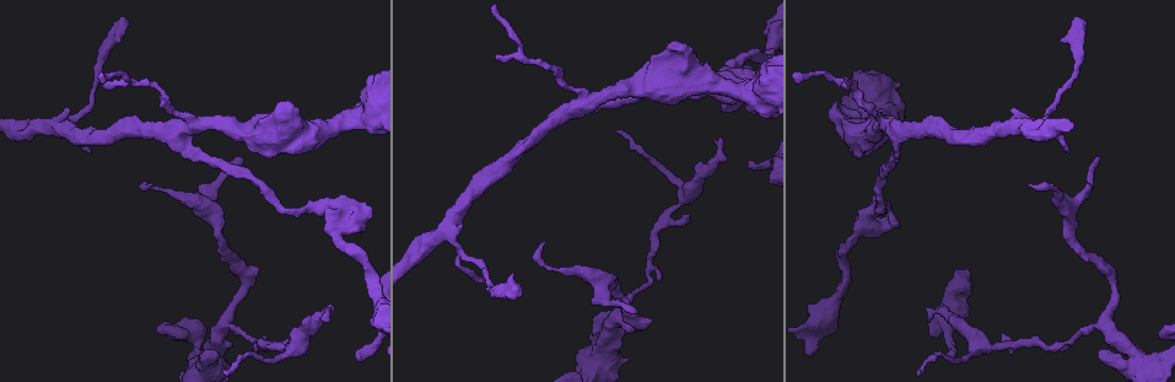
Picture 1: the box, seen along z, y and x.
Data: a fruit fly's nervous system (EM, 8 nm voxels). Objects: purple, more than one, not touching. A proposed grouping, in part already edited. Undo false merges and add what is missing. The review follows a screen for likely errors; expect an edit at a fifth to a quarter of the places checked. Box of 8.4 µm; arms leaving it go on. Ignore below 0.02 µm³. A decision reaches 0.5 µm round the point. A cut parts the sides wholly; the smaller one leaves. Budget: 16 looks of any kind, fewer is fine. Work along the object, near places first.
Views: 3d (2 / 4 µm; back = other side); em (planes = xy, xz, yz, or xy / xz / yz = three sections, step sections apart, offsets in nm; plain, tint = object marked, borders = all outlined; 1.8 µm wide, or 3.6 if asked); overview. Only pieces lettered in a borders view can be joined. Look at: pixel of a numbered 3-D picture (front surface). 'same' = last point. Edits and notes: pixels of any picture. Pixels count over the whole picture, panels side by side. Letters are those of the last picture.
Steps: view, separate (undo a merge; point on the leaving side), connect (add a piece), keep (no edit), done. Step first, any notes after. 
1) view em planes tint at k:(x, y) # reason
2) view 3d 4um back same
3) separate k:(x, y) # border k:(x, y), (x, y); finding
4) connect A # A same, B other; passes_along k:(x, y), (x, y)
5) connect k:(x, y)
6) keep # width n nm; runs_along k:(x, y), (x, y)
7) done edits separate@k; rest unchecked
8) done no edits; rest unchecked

view 3d 2um at 1:(451, 221) # branch point

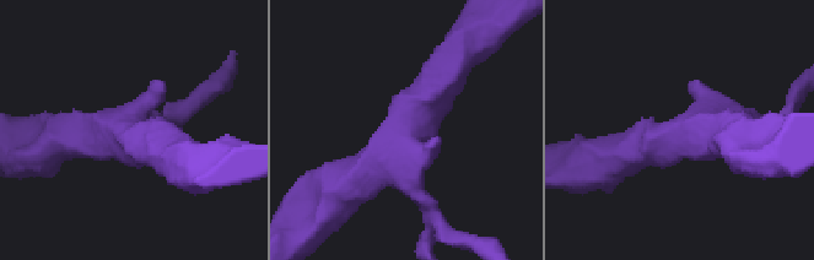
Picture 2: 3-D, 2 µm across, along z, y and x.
view em xz step 8 tint at 2:(406, 132) # now the EM

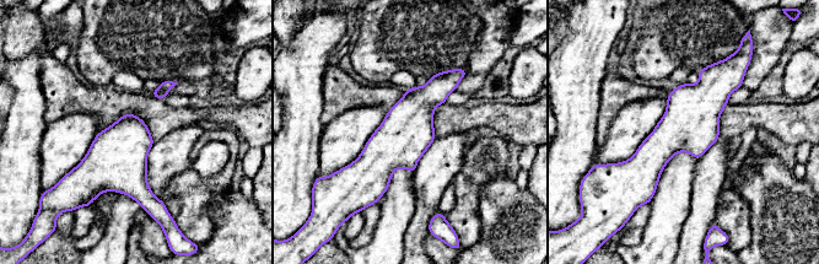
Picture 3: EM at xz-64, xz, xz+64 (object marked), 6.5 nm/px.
view em planes borders same

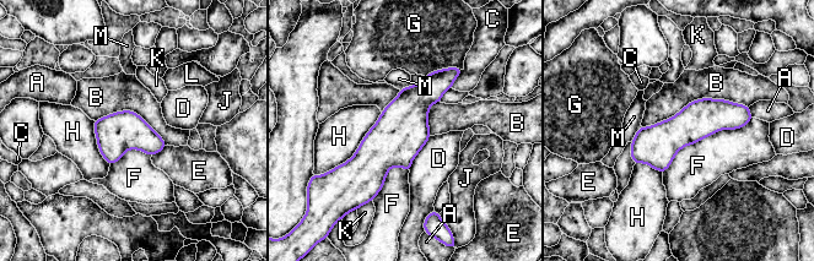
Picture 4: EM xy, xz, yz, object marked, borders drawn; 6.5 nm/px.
keep # A other, B other, C other, D other, E other, F other, G other, H other, J other, K other, L other, M other; all the same neuron

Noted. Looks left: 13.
view 3d 2um at 1:(240, 158) # tapers out

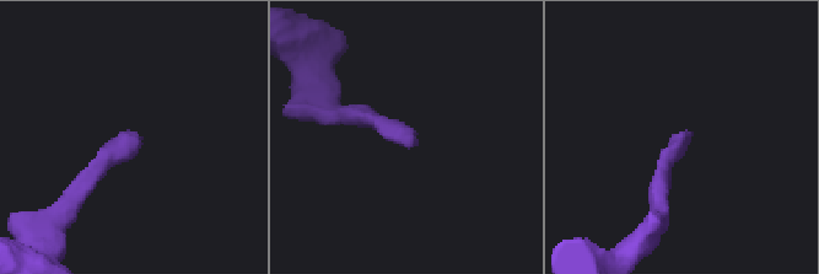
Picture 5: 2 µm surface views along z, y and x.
view em xz step 16 tint at 5:(413, 145) # need the tissue

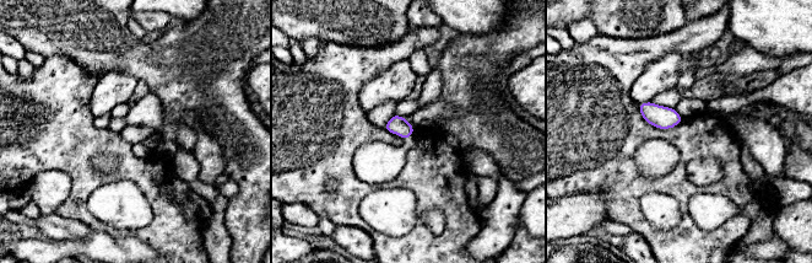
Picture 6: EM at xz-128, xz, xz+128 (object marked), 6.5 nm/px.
view em planes borders same

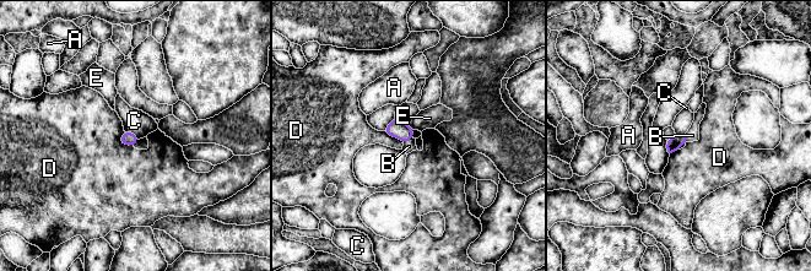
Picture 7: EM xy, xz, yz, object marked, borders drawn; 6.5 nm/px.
connect B # width 90 nm; A other, B same, C other, D other, E other; passes_along 7:(399, 129), (407, 140), (409, 146); the neuron continues

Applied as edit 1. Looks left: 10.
view overview # redraw

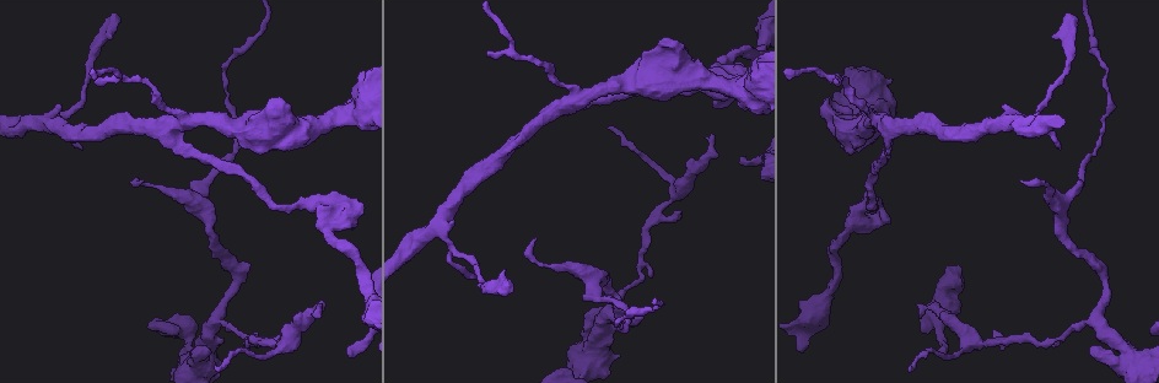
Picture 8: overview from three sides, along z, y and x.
view em 3.6um planes borders at 8:(561, 106) # four-way junction

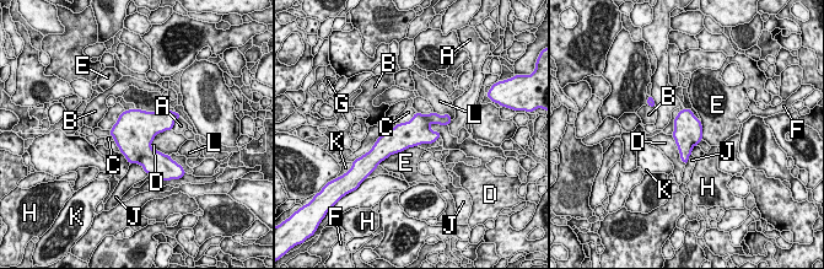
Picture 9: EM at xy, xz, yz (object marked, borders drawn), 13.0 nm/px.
keep # width 380 nm; A other, B other, C other, D other, E other, F other, G other, H other, J other, K other, L other; runs_along 9:(445, 120), (427, 119), (380, 145); one neuron here

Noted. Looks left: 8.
view em 3.6um planes tint at 8:(346, 113) # thick turns thin

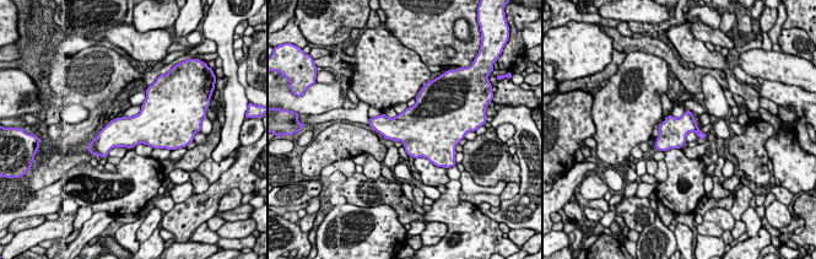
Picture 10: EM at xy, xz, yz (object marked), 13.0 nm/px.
view em 3.6um planes borders same

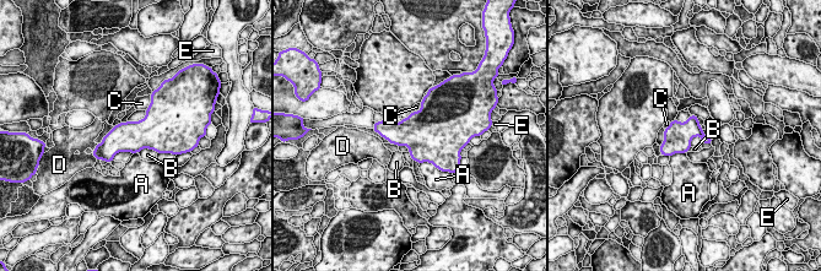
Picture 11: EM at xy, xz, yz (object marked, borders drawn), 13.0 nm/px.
keep # A other, B other, C other, D other, E other; border 11:(139, 151), (152, 148), (157, 152); continuous, no second neuron

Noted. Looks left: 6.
view em 3.6um planes tint at 8:(739, 160) # branch stops here

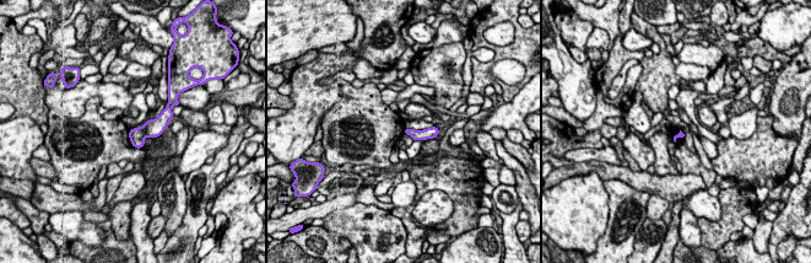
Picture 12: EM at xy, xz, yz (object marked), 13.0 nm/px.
view em 3.6um planes borders same

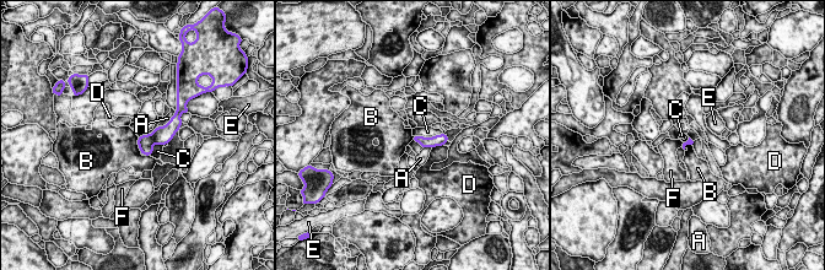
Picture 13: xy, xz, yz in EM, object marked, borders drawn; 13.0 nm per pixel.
keep # longest_contact C 380 nm; A other, B other, C other, D other, E other, F other; border 13:(689, 138), (684, 147); no lettered piece goes on from it

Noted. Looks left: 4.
view 3d 2um back at 8:(1107, 70) # narrows sharply

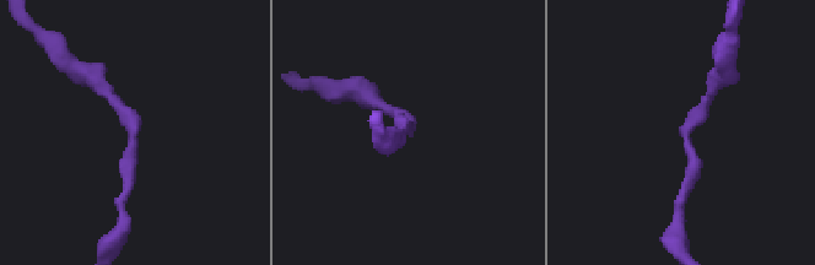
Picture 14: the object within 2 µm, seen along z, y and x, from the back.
view em xz step 16 tint at 14:(131, 136) # need the tissue

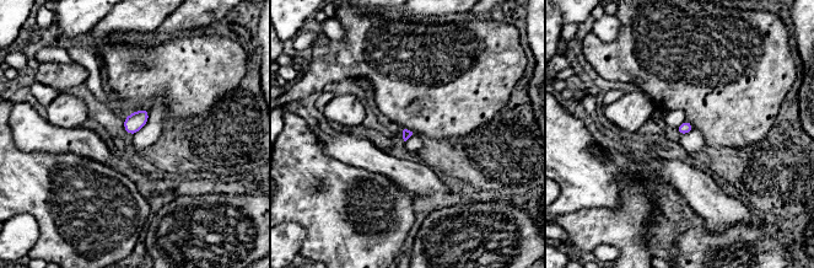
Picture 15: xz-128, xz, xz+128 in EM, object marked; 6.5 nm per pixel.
view em planes borders same

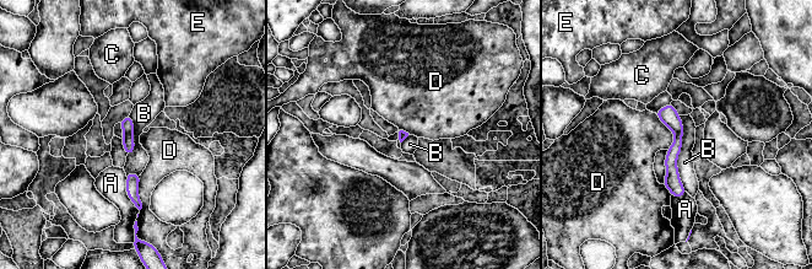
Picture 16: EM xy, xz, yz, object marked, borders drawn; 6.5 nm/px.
keep # width 60 nm; A other, B other, C other, D other, E other; border 16:(678, 116), (677, 171), (686, 191); one neuron here

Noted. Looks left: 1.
done edits connect@7; rest unchecked

